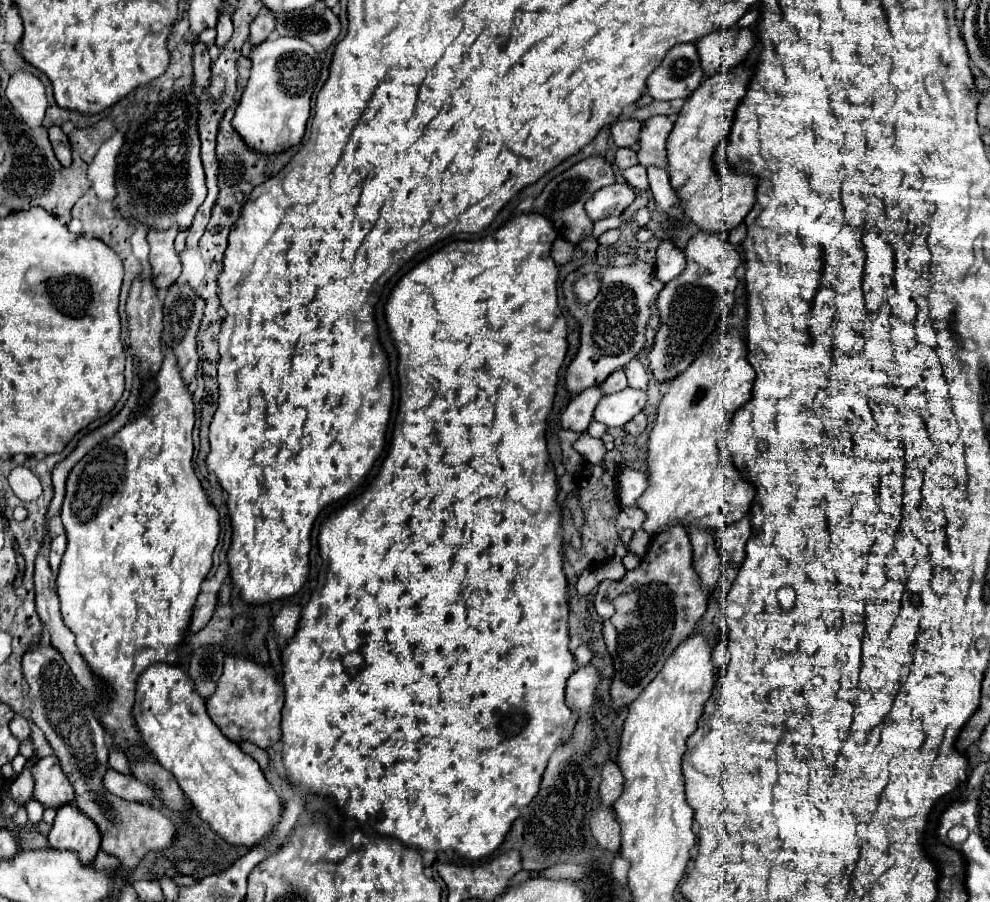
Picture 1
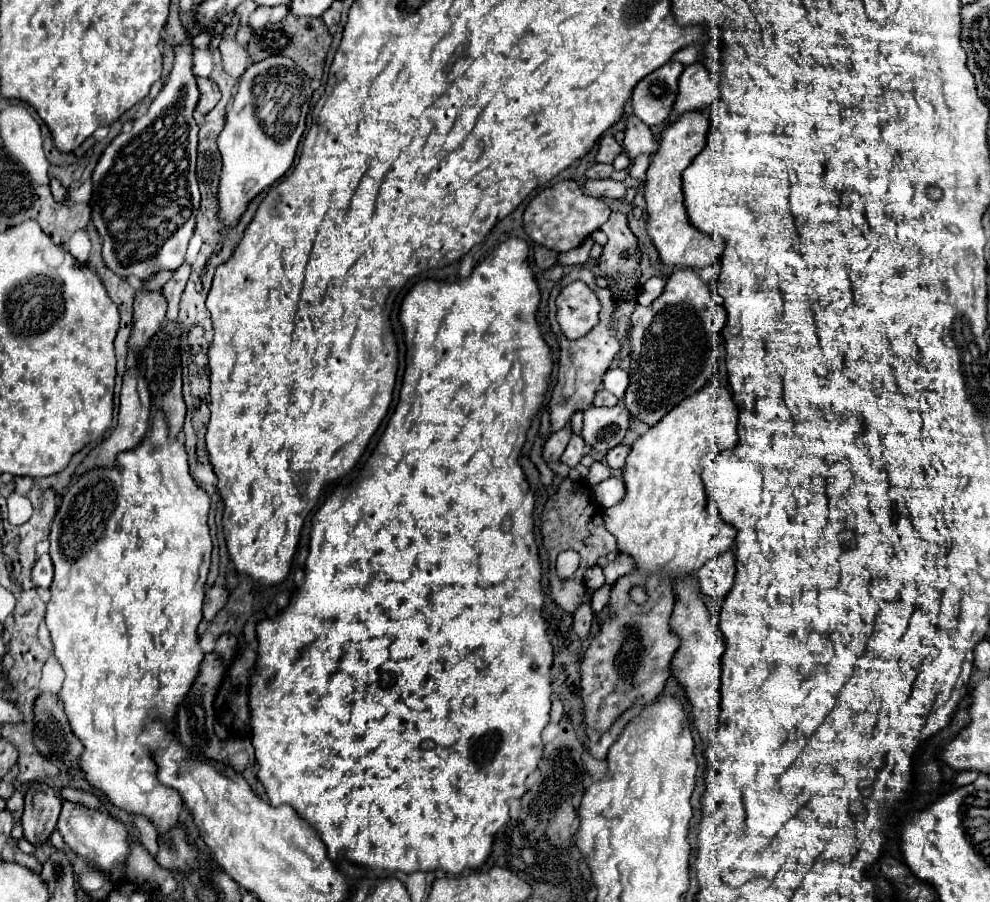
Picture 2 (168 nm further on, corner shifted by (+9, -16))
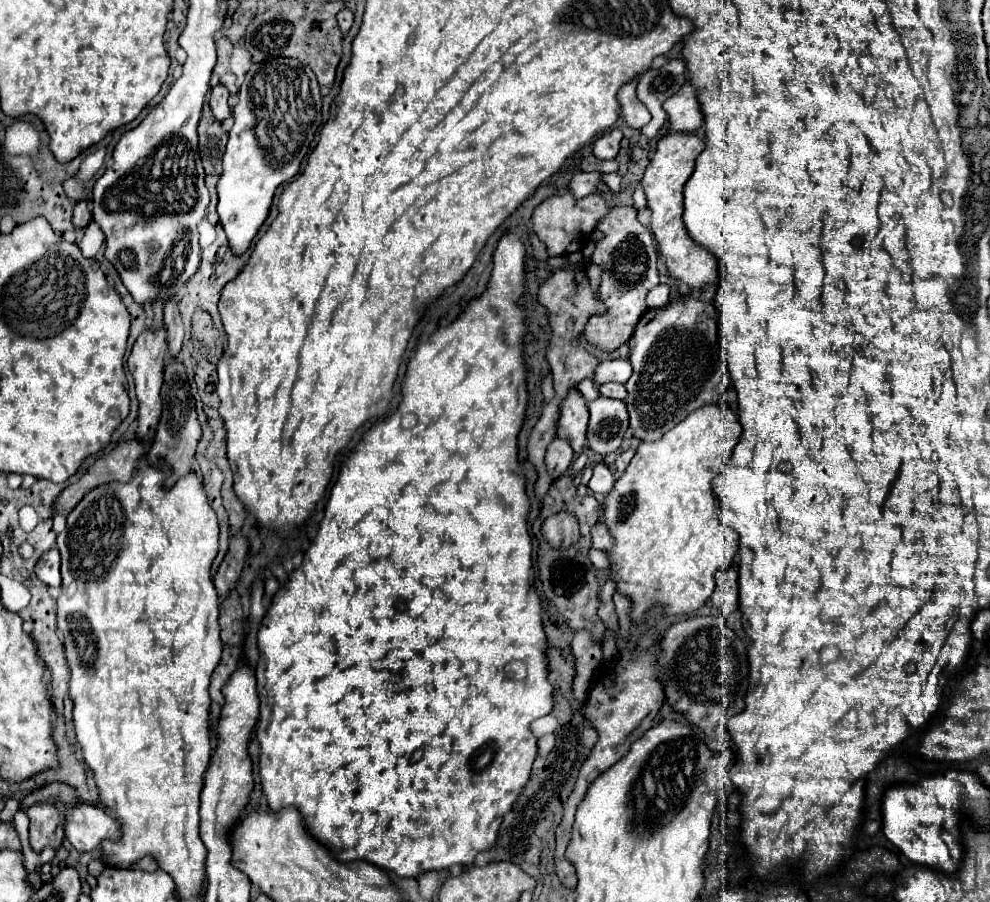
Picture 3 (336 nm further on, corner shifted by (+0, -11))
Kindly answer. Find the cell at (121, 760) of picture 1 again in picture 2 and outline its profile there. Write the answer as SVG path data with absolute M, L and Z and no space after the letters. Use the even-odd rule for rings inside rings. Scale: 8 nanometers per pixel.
M135 816L135 828L137 828L137 832L139 832L141 844L147 848L147 852L149 852L151 856L155 856L159 844L157 844L157 832L155 832L153 824L151 824L147 818L143 818L143 816Z

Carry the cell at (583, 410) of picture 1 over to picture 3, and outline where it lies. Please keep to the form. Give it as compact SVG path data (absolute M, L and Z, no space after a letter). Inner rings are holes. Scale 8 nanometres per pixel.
M556 437L546 449L546 467L548 471L552 471L554 477L560 477L562 473L566 473L572 459L574 459L574 451L572 447L568 447L566 439Z

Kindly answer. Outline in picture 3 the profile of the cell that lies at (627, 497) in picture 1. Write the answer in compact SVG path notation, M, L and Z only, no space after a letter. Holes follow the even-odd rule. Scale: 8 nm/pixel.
M598 463L598 465L594 467L592 479L588 481L590 491L596 493L596 495L608 495L614 485L616 485L616 477L614 477L614 473L610 471L610 467L608 467L606 463Z

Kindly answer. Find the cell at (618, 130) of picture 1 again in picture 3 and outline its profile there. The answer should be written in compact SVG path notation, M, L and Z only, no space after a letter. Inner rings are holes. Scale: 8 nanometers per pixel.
M620 129L606 131L600 139L594 141L594 155L598 159L614 159L620 151L620 141L622 141Z

